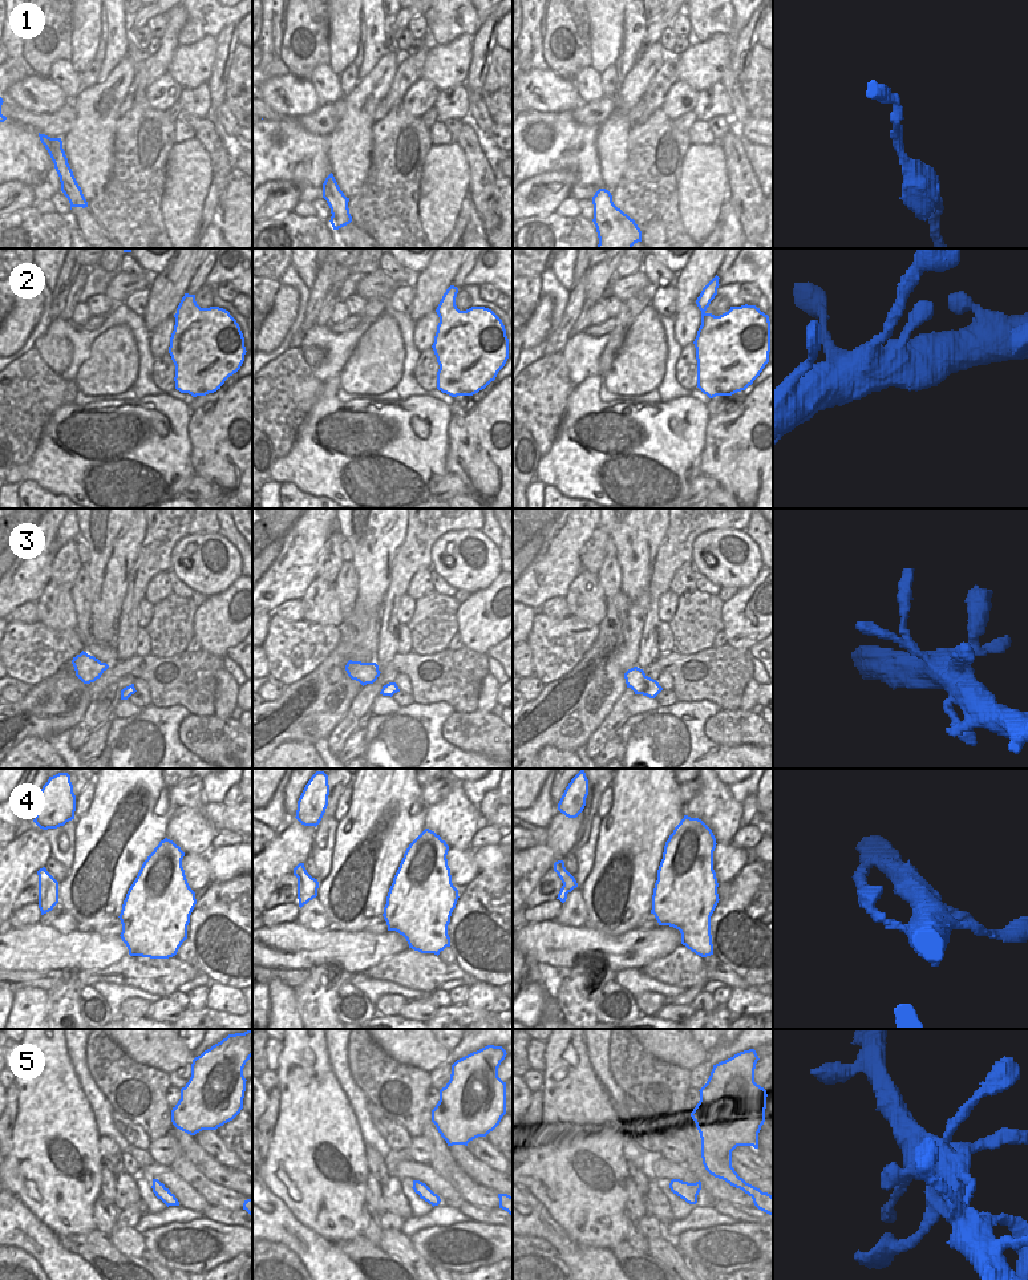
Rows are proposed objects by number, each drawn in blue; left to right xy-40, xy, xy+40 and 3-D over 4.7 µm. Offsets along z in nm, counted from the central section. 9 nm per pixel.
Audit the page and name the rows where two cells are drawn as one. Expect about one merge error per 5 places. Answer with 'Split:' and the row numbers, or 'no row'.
Split: no row

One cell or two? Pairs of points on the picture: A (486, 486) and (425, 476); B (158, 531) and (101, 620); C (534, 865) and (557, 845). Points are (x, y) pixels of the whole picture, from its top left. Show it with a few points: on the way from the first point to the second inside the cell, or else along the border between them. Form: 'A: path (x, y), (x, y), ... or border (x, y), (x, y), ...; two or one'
A: border (446, 441), (445, 470), (448, 473); two
B: border (140, 549), (129, 575), (128, 590), (121, 608); two
C: path (539, 859), (551, 847); one

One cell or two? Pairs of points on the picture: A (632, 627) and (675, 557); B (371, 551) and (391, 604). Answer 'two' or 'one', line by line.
A: two
B: two

